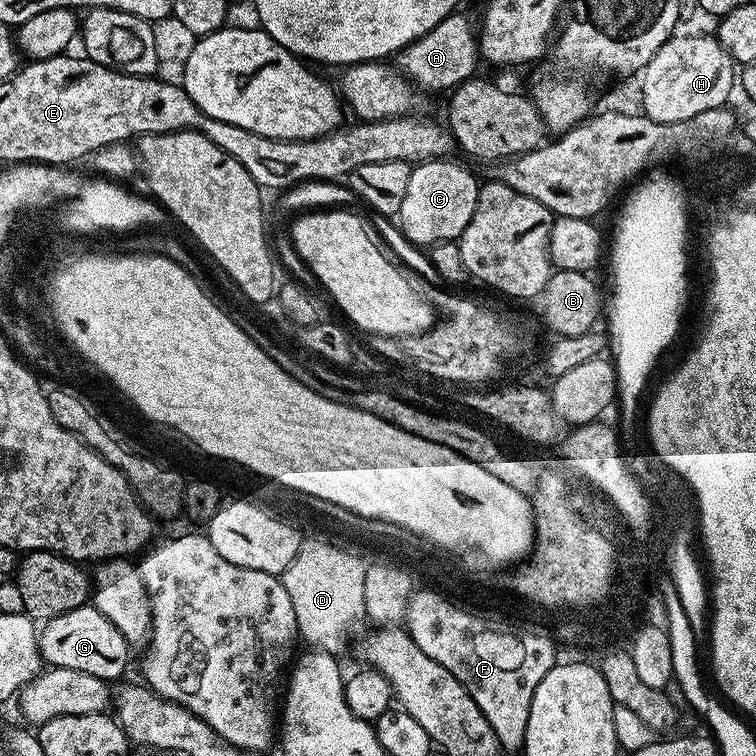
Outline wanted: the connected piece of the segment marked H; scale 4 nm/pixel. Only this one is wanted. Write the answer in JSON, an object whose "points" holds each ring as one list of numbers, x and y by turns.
{"points":[[673,34,662,45,639,77,642,112,654,122,682,122,686,118,694,118,694,114,702,114,702,110,725,107,734,85,734,61,715,35,680,35]]}

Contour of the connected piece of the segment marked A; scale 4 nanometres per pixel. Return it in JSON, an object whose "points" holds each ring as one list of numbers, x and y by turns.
{"points":[[460,10,453,12,445,20,438,22,434,30,407,44,395,57,395,67,407,76,417,89,447,93,477,75,476,60,481,59,478,32,473,21,471,24,462,13]]}

